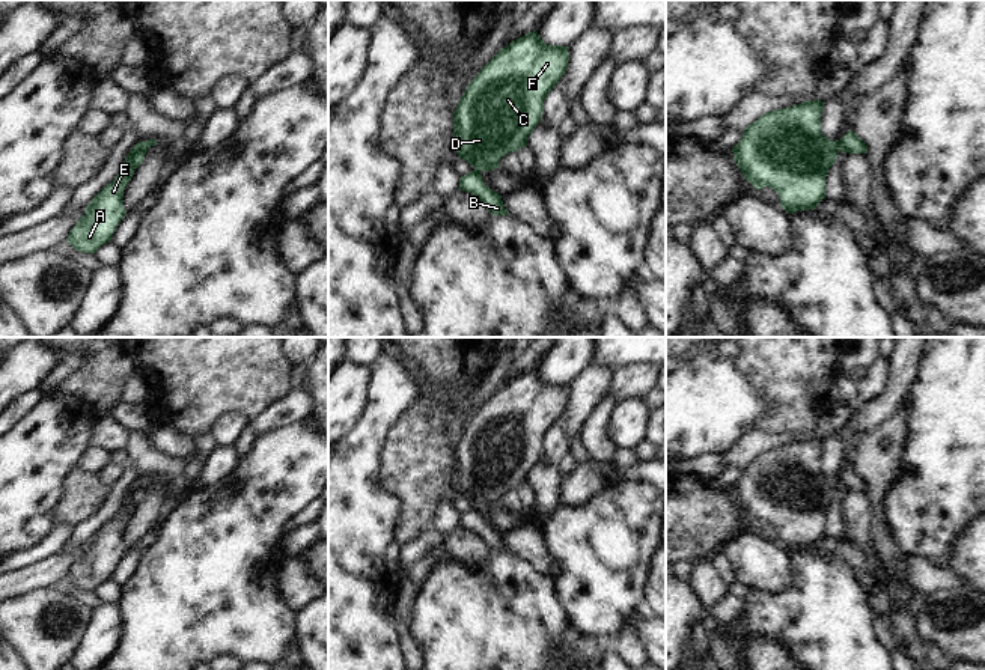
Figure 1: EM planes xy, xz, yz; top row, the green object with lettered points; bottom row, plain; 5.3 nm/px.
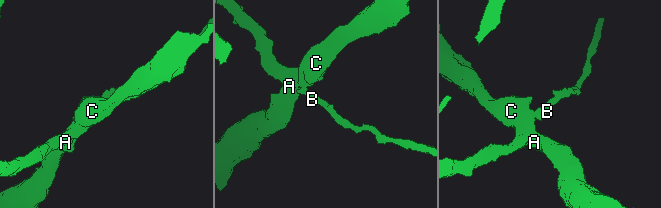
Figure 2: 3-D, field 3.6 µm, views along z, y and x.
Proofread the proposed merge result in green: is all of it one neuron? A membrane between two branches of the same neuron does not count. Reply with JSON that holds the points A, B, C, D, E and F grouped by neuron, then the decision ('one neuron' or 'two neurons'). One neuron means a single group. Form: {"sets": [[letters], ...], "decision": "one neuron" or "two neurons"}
{"sets": [["A", "C", "D", "E", "F"], ["B"]], "decision": "two neurons"}

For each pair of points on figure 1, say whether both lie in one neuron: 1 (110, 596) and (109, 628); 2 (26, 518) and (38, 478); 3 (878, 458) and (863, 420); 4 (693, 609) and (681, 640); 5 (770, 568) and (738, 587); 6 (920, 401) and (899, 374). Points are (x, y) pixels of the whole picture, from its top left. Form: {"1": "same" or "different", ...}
{"1": "different", "2": "same", "3": "different", "4": "same", "5": "different", "6": "different"}

